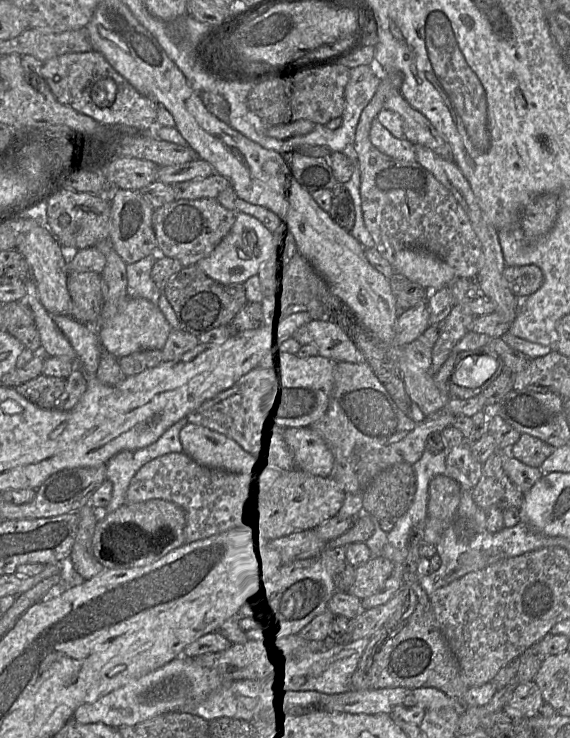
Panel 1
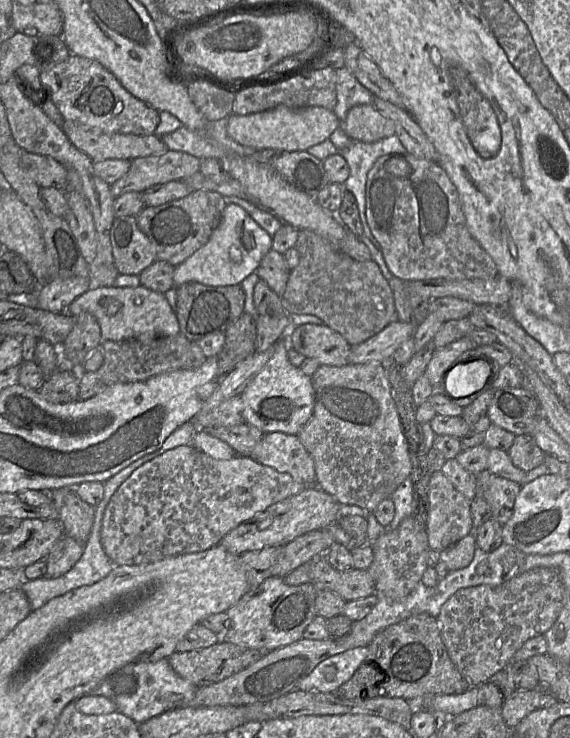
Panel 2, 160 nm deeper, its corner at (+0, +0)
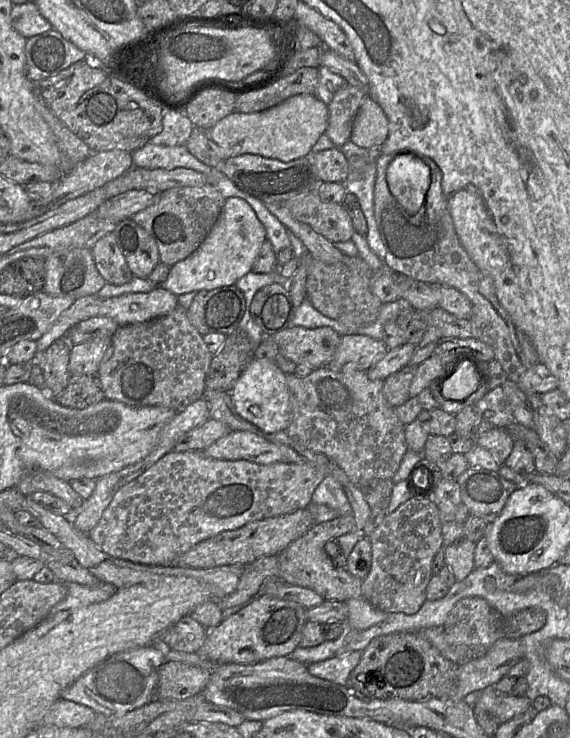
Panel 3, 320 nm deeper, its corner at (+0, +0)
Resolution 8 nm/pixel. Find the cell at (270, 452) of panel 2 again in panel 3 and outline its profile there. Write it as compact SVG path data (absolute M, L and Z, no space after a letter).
M231 431L202 452L214 459L246 460L260 465L286 461L277 445L250 431Z

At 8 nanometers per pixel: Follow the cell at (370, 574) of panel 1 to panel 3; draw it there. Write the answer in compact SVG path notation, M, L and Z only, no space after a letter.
M353 514L314 525L303 537L277 555L279 579L288 585L311 589L325 601L347 602L350 599L362 597L363 581L351 575L347 569L335 566L325 551L328 541L337 540L345 534L355 532L358 532L358 529Z

